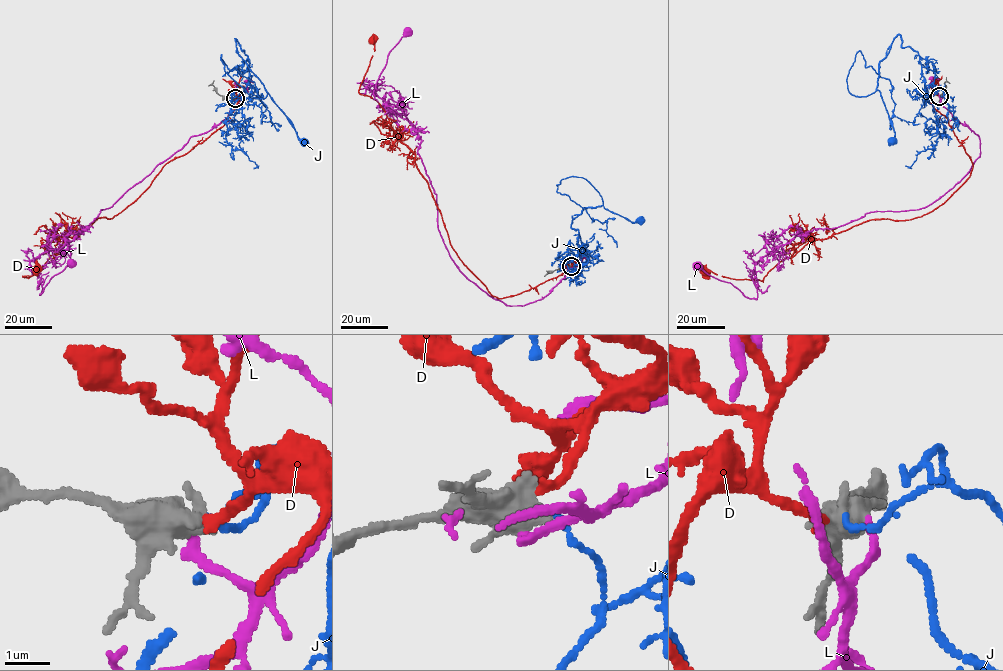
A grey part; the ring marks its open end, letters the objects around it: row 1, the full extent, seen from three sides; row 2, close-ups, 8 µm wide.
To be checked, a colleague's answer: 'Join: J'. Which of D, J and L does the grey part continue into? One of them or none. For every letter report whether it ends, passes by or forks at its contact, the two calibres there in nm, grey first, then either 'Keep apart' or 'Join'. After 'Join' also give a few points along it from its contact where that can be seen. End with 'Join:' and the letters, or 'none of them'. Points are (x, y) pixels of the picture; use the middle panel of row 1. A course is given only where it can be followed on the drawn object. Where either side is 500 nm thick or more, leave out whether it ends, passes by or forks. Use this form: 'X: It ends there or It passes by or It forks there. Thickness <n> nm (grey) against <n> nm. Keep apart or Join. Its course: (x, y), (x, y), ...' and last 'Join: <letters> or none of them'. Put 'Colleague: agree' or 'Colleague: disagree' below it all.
D: Thickness 650 nm (grey) against 220 nm. Join. Its course: (571, 266), (573, 257), (557, 276), (498, 298), (464, 264), (415, 154), (380, 105), (359, 92), (372, 34)
J: Thickness 650 nm (grey) against 110 nm. Keep apart
L: Thickness 750 nm (grey) against 190 nm. Keep apart
Join: D
Colleague: disagree

